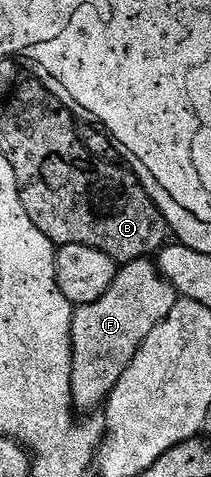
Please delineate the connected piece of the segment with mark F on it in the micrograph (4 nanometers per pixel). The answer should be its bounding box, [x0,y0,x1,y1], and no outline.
[71,258,177,412]

